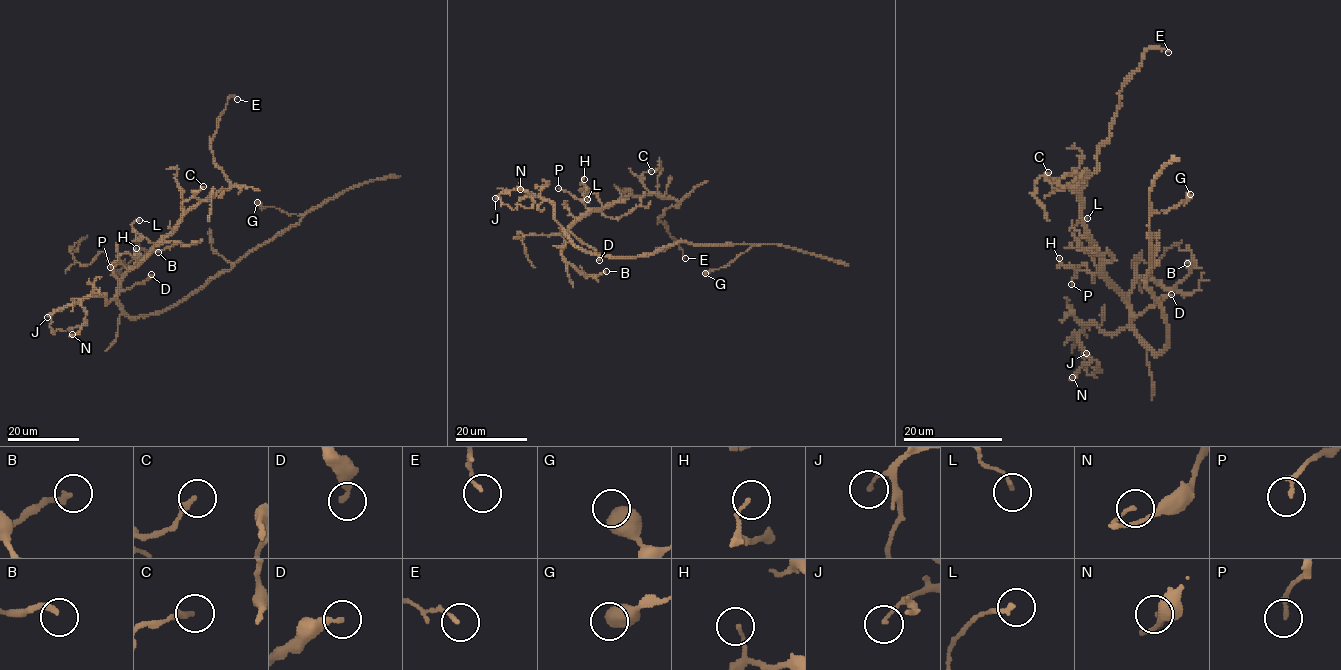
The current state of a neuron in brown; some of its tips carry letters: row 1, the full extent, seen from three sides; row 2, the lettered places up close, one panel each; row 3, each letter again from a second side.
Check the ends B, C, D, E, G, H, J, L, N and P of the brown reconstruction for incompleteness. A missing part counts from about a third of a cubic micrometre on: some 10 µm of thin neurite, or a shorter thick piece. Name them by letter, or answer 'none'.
none

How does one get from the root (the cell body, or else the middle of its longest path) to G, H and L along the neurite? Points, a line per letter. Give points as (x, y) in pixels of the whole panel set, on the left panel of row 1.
G: (128, 315), (143, 317), (170, 309), (294, 226), (303, 215), (262, 207), (257, 202)
H: (128, 315), (119, 302), (118, 286), (139, 262), (135, 258), (139, 255), (134, 253), (136, 248)
L: (128, 315), (118, 300), (119, 283), (154, 246), (131, 227), (134, 220), (139, 220)

